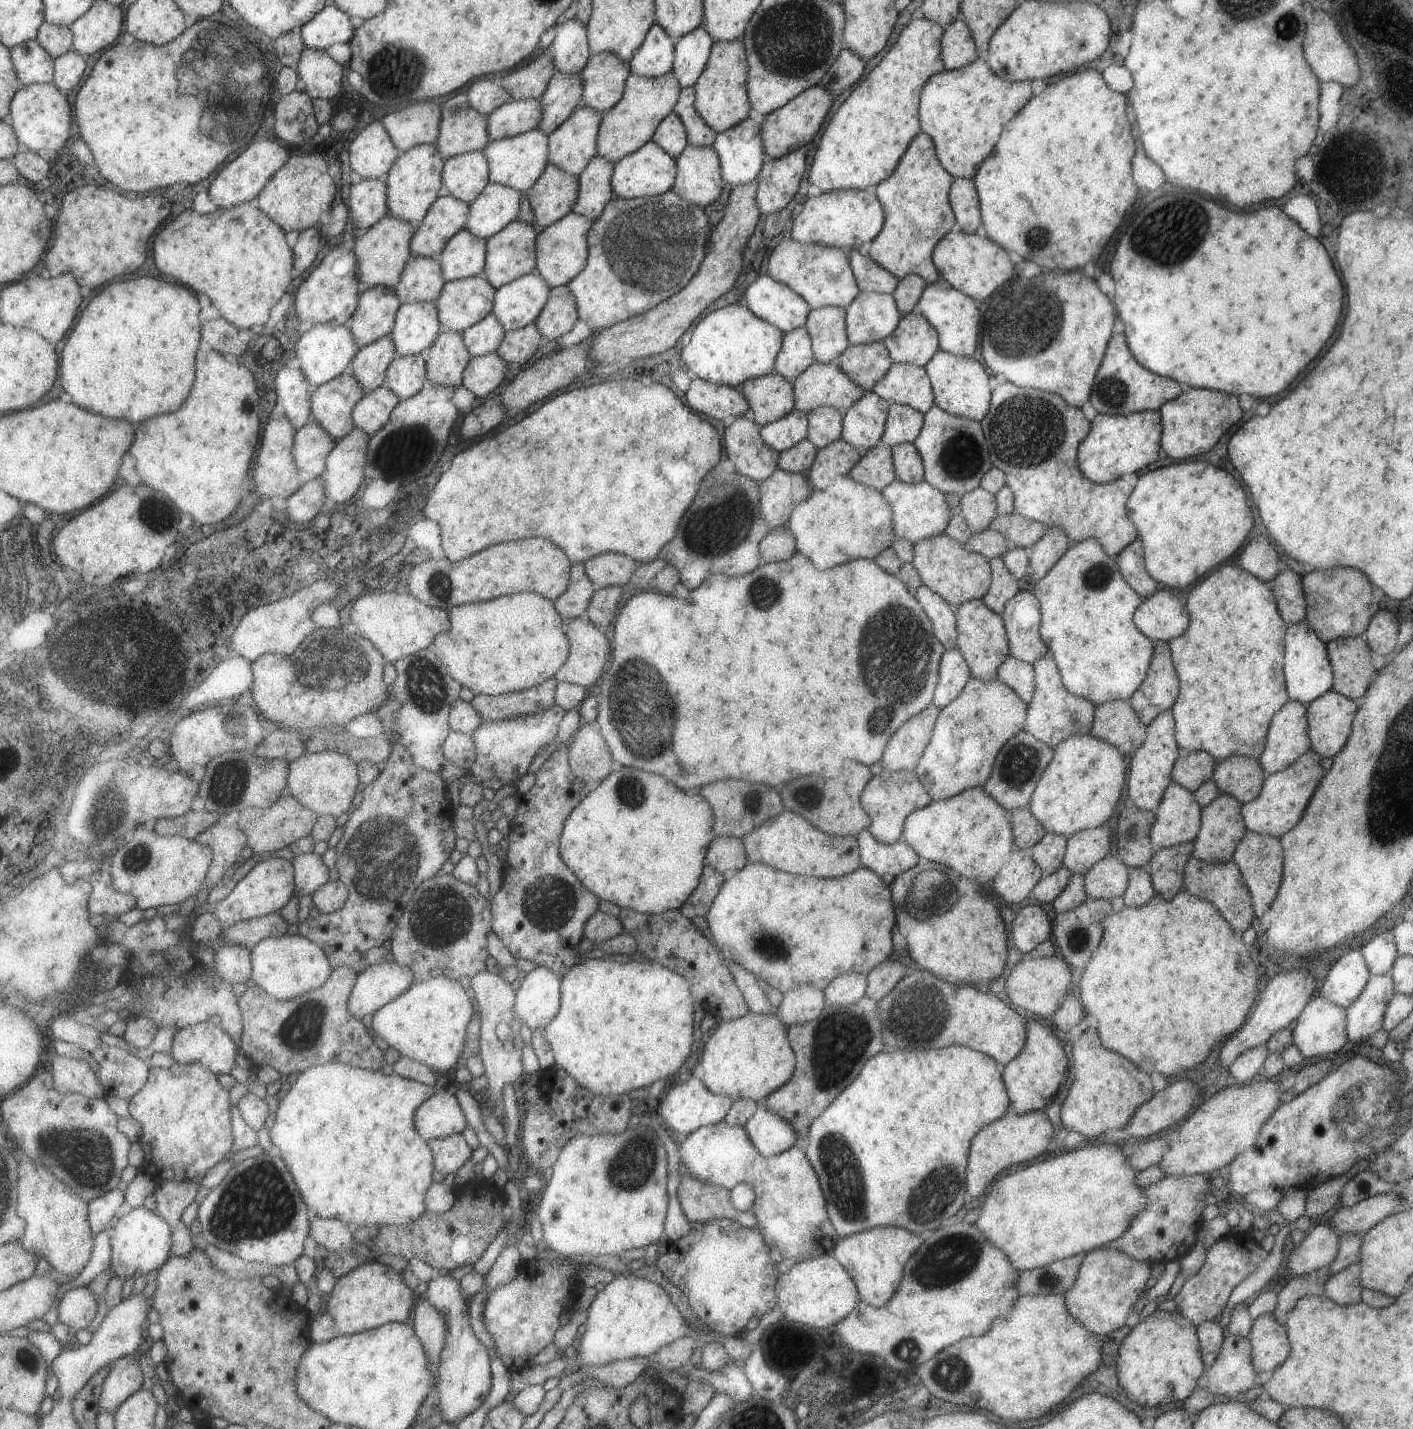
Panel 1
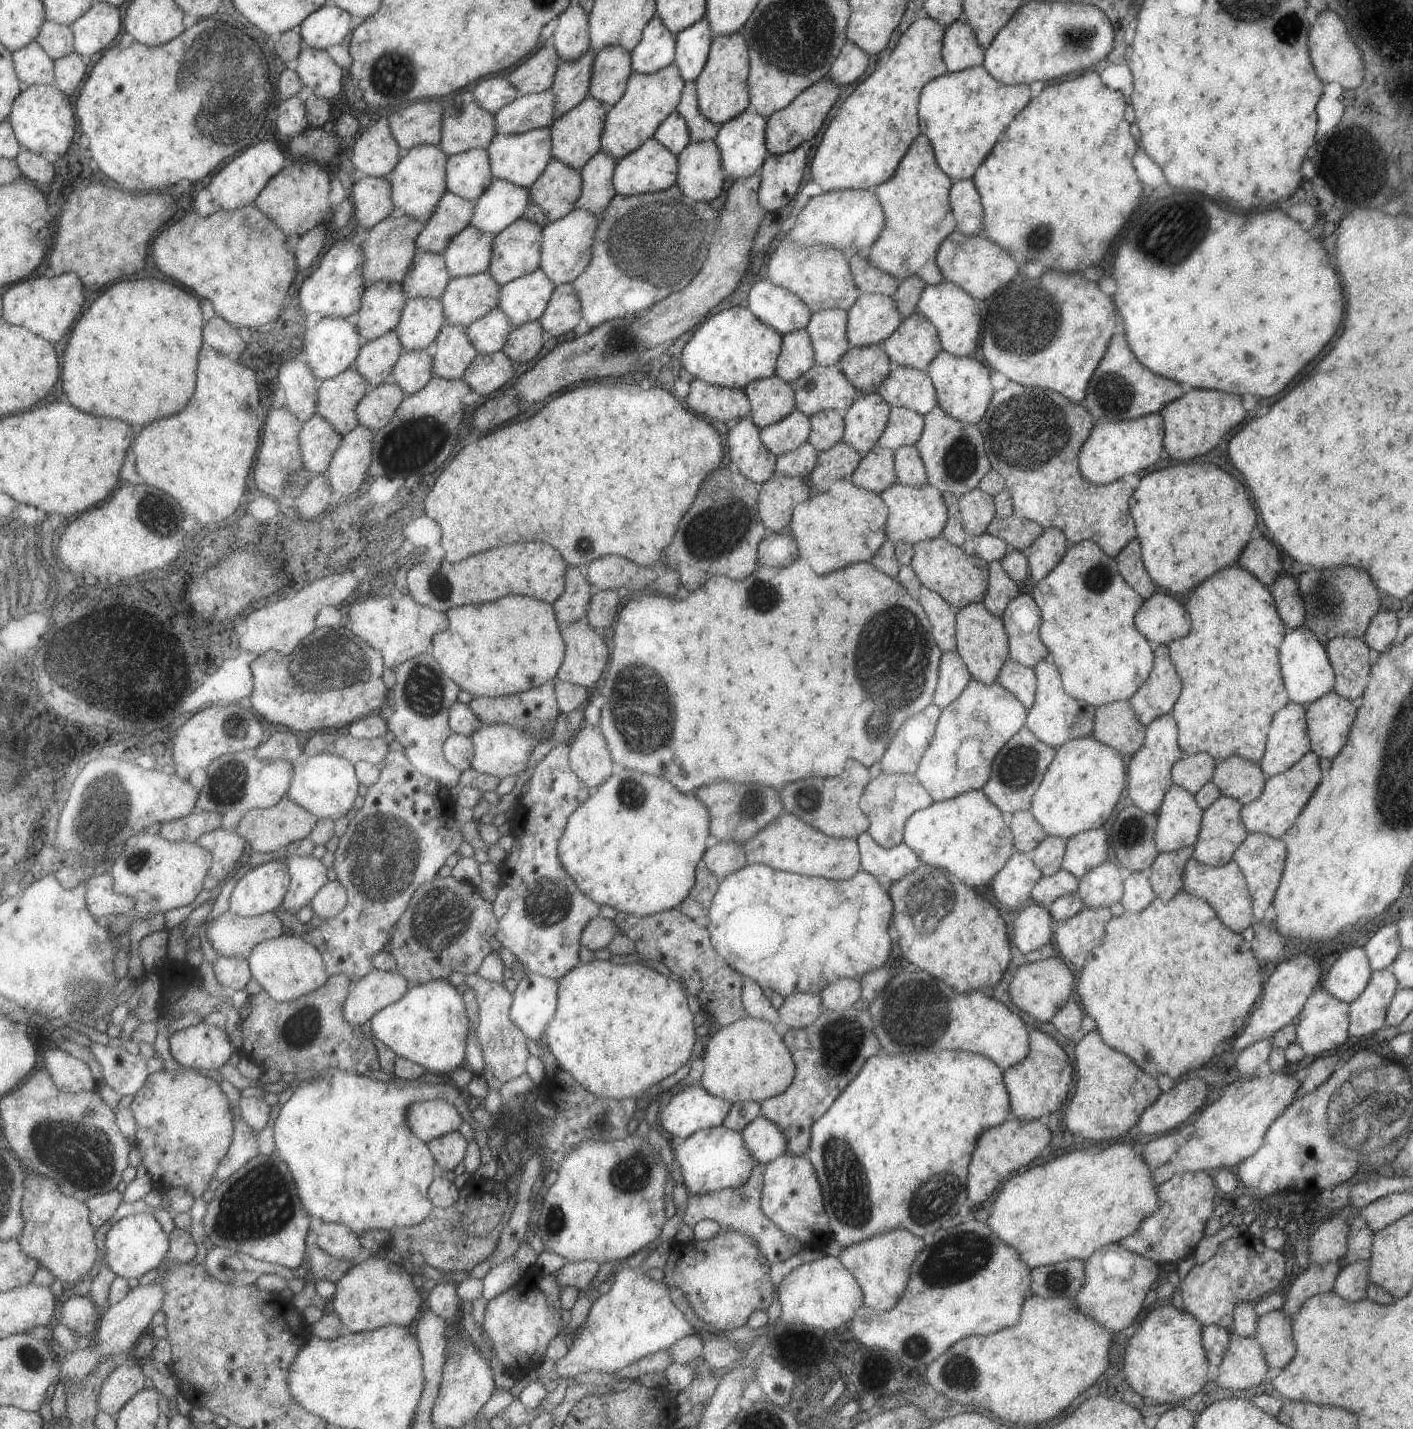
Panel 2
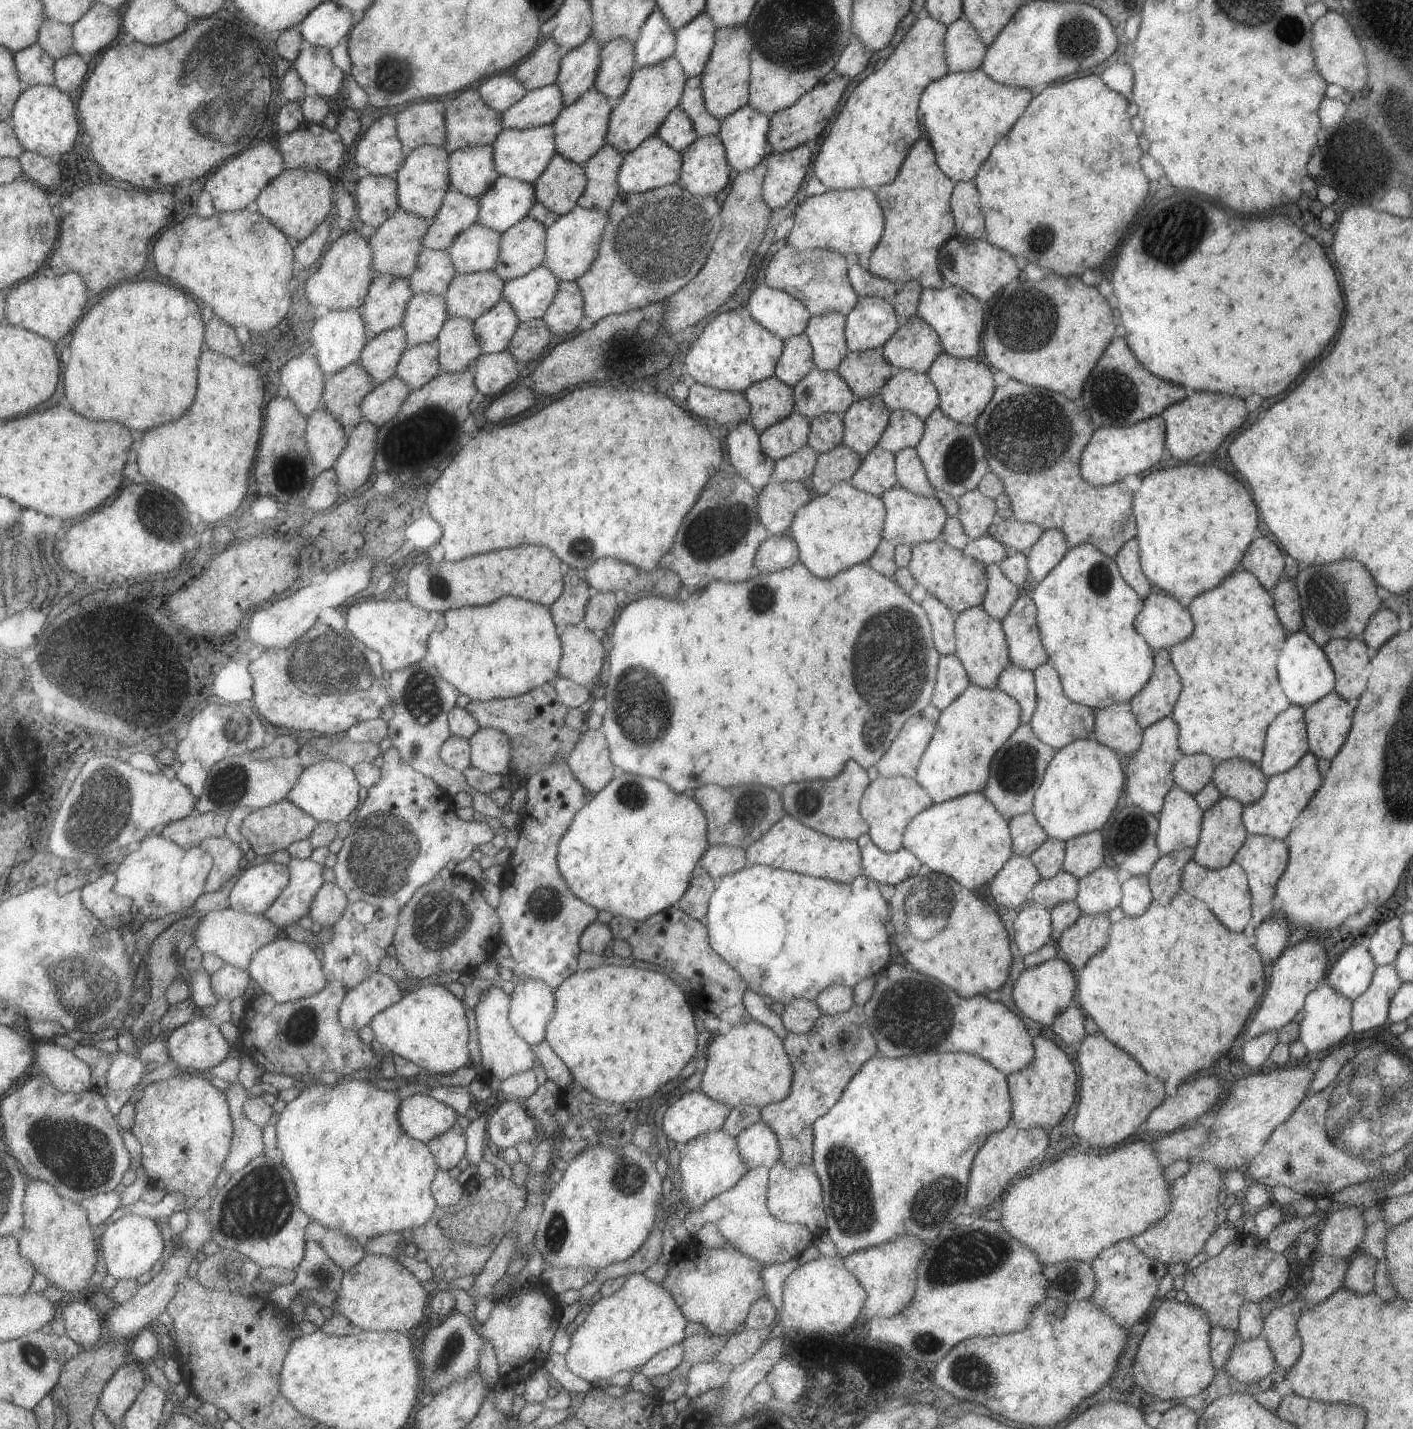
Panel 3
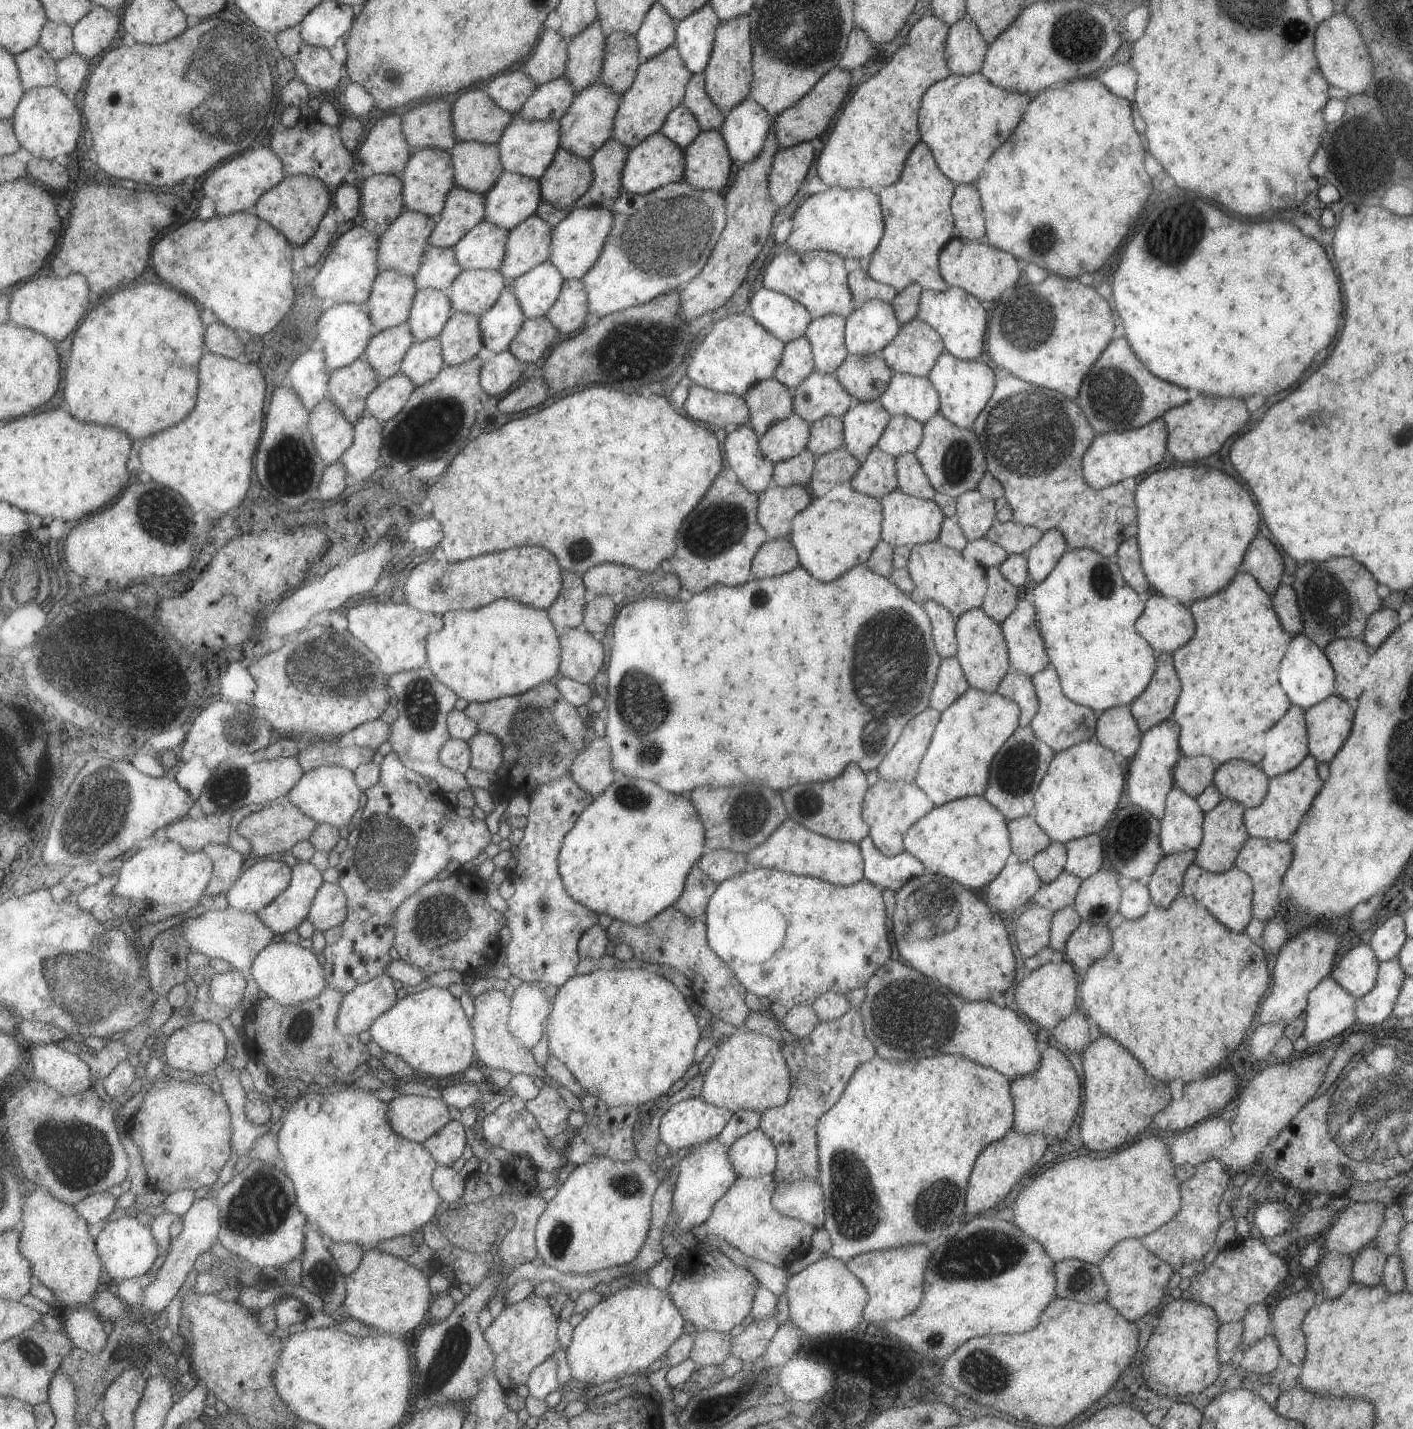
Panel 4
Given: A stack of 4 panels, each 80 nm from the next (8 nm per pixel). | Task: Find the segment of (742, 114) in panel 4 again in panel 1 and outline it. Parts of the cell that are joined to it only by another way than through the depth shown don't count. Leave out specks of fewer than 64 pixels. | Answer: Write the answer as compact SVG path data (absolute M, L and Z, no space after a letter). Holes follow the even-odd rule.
M749 117L717 133L712 147L719 159L723 183L731 187L755 179L767 157L760 125Z

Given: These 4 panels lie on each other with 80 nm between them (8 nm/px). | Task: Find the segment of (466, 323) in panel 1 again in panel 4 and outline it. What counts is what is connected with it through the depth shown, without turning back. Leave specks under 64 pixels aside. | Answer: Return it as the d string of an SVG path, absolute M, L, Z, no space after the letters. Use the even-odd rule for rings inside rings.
M465 269L449 294L455 312L480 317L496 304L505 284L499 270Z

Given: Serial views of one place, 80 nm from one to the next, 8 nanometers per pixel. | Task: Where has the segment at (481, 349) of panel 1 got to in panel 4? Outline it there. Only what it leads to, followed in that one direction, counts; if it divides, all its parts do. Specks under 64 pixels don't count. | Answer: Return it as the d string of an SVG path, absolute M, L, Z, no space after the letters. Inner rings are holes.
M504 286L496 304L479 317L483 345L493 353L504 351L520 332L524 320L520 303L510 288Z

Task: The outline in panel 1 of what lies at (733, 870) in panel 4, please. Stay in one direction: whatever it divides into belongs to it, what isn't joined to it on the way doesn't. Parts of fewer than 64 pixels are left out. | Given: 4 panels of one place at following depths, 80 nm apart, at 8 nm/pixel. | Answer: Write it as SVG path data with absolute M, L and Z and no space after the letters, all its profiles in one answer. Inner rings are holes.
M715 836L706 850L704 862L719 874L723 874L727 870L739 870L749 860L746 857L742 839Z

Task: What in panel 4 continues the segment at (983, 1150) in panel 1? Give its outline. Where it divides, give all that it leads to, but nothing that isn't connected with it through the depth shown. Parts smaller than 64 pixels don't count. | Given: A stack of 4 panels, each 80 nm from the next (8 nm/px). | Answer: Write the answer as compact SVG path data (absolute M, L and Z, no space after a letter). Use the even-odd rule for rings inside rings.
M1012 1128L998 1141L989 1143L975 1159L971 1174L968 1178L964 1212L979 1216L979 1212L997 1206L1003 1200L1009 1200L1014 1189L1019 1185L1023 1174L1027 1174L1034 1167L1039 1166L1039 1158L1047 1148L1047 1138L1042 1134L1017 1134Z

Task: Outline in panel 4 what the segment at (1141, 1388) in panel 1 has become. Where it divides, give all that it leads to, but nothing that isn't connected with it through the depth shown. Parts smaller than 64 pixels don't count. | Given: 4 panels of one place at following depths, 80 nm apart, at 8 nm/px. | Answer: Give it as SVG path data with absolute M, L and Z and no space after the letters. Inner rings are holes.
M1174 1299L1162 1310L1143 1348L1143 1378L1151 1390L1169 1398L1197 1394L1213 1384L1220 1371L1216 1347L1220 1322L1213 1309L1193 1300Z

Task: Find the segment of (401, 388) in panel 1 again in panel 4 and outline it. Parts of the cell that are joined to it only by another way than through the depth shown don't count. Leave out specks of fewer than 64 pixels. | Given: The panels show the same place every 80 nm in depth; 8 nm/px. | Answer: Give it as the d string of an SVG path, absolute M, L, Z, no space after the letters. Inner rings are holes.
M429 339L412 344L401 365L401 373L411 377L418 387L435 380L446 366L440 339Z

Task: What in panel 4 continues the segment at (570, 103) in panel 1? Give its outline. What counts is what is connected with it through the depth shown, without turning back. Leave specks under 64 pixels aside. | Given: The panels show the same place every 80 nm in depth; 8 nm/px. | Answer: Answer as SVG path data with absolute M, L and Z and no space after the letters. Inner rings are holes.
M597 16L568 41L563 76L570 82L574 94L599 80L605 43Z

